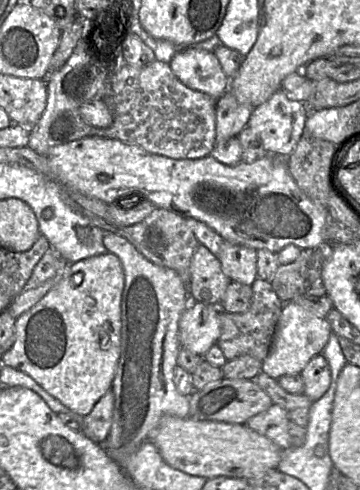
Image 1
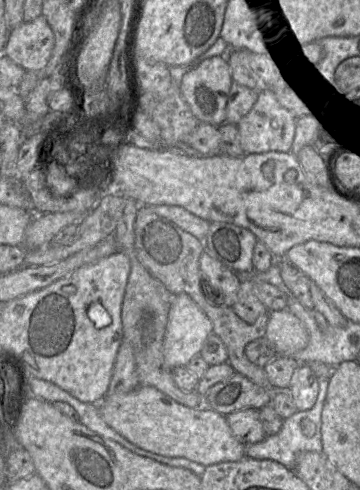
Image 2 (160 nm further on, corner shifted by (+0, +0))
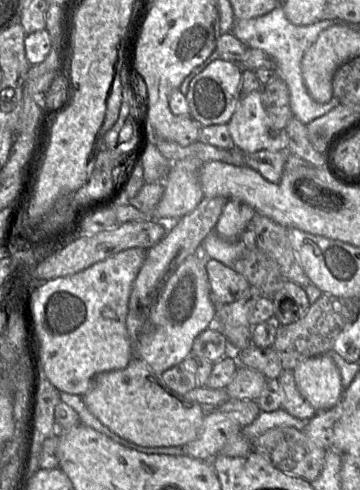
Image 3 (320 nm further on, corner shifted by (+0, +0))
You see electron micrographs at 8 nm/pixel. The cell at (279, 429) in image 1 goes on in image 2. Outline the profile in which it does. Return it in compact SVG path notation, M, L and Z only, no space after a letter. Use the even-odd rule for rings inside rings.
M249 408L226 415L233 435L243 444L255 444L266 438L258 409Z

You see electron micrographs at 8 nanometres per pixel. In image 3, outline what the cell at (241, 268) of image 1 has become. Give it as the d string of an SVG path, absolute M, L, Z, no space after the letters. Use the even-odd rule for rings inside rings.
M228 200L214 230L220 238L234 241L240 238L255 214L251 206L238 200Z

